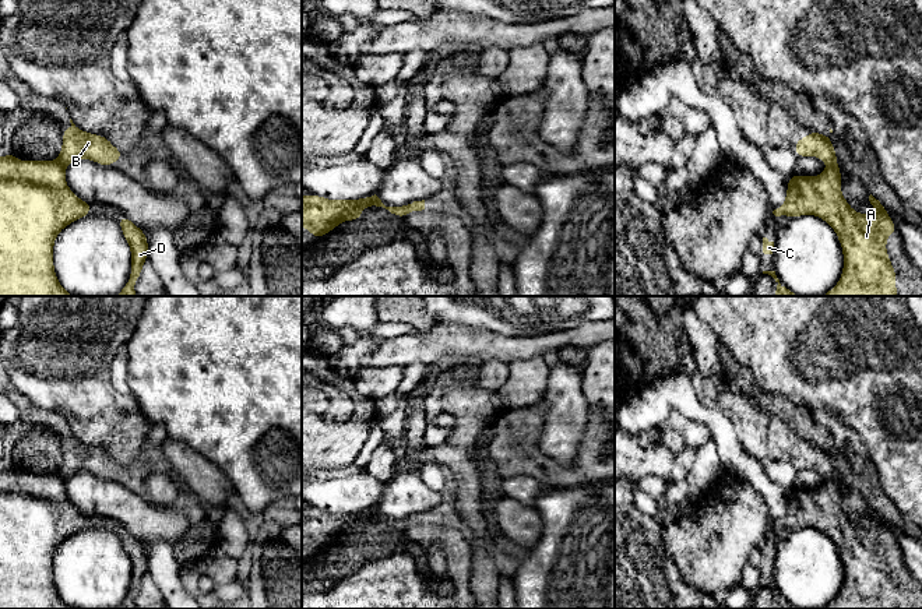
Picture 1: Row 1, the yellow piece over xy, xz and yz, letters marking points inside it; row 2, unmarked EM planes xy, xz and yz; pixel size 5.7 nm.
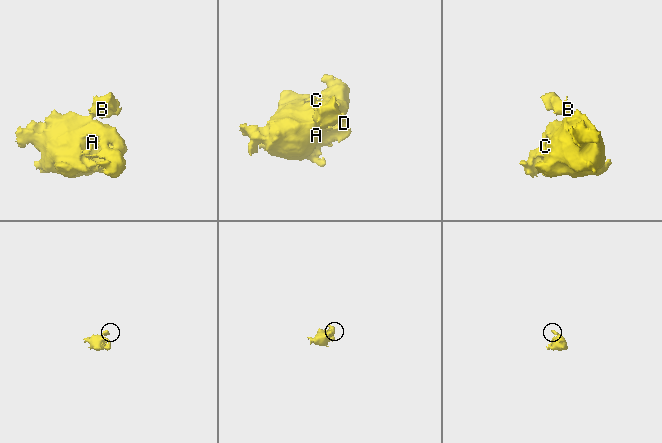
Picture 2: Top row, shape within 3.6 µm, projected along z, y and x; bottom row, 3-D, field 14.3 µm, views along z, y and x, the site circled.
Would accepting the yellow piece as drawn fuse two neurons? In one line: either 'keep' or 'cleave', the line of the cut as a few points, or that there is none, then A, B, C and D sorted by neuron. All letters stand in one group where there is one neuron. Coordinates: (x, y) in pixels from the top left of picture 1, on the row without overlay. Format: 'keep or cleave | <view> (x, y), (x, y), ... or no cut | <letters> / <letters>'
cleave | xz (372, 509), (375, 517) | A C D / B

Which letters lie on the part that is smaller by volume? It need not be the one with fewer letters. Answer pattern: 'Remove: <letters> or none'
Remove: B

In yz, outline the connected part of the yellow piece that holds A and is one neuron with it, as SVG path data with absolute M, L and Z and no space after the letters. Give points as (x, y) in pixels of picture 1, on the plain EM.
M834 478L817 490L793 487L788 494L785 517L773 524L775 529L799 529L805 527L817 528L831 538L837 545L844 564L844 584L837 599L823 609L898 609L895 605L895 584L886 566L886 552L897 545L886 521L872 507L870 517L876 524L870 528L855 525L841 507L841 482Z

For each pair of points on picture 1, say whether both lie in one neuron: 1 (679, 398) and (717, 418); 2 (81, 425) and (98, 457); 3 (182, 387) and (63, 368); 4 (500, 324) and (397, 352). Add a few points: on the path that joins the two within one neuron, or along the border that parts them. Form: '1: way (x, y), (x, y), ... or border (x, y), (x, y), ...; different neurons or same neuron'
1: way (689, 405), (707, 416); same neuron
2: border (69, 423), (77, 440), (104, 449), (120, 464); different neurons
3: border (130, 394), (138, 411), (148, 422); different neurons
4: border (453, 324), (484, 327), (503, 335), (517, 337); different neurons

